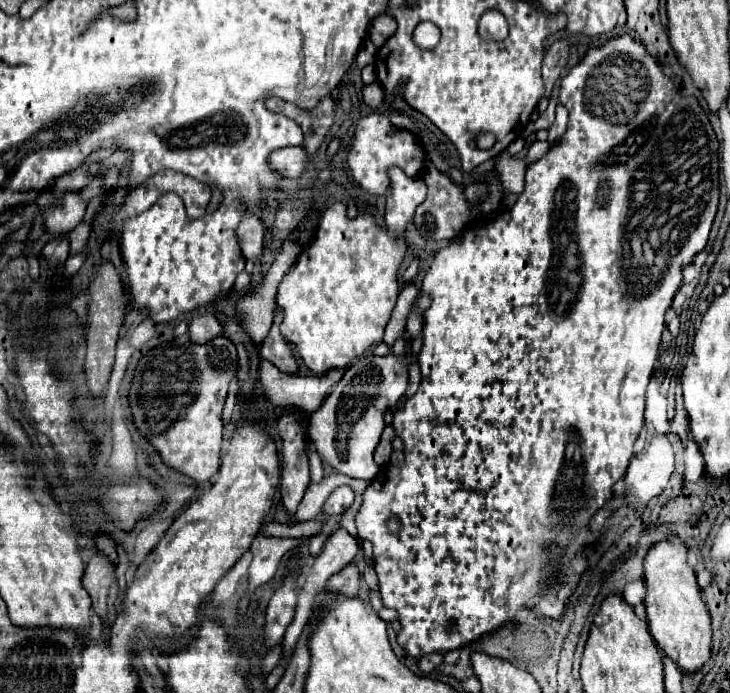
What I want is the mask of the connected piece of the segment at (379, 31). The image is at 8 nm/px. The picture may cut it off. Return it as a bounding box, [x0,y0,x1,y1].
[369,14,397,44]

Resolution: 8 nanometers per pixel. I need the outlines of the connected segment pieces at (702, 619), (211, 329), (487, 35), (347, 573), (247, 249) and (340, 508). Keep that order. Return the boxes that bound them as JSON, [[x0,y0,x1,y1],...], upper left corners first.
[[645,534,711,672],[189,314,221,342],[479,10,509,40],[327,562,361,596],[237,216,263,262],[323,486,355,514]]

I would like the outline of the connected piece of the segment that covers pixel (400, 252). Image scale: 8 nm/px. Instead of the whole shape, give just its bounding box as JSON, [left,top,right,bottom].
[277,168,427,374]

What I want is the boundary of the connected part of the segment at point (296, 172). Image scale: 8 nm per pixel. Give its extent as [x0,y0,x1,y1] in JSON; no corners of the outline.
[271,146,309,178]

